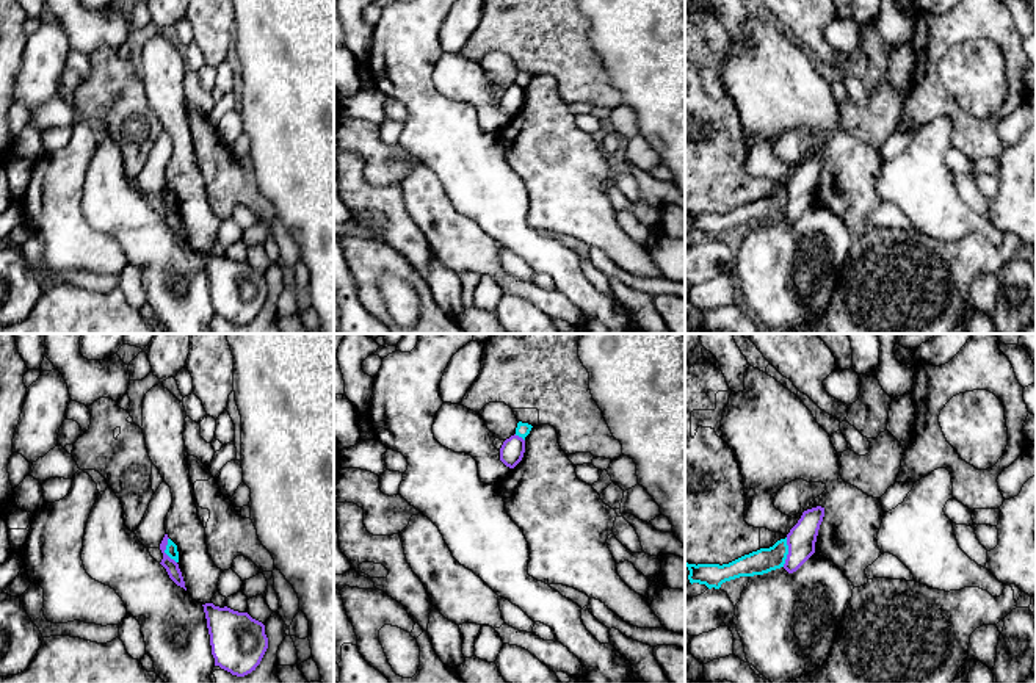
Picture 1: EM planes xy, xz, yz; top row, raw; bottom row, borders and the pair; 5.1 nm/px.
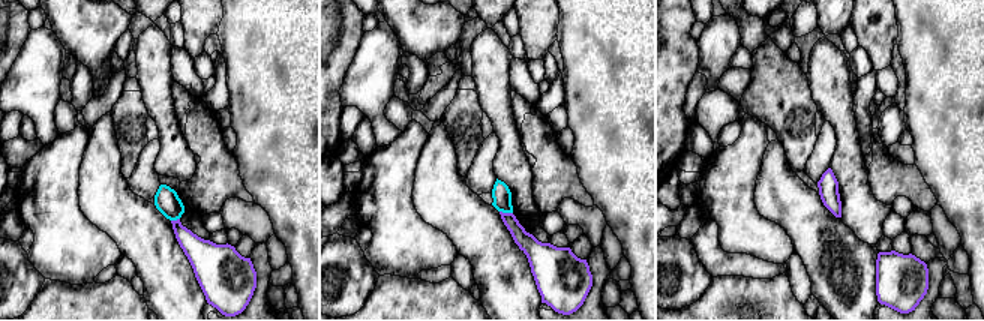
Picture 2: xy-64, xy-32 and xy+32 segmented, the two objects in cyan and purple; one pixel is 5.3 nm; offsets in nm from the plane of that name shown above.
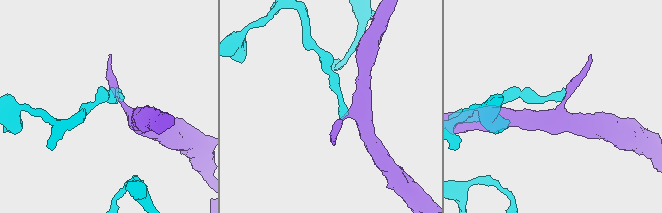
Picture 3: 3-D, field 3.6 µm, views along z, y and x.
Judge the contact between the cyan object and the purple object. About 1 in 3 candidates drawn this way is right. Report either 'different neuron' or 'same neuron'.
different neuron

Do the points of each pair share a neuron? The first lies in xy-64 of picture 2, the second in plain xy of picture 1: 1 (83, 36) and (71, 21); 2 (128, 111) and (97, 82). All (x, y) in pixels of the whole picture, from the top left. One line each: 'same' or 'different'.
1: same
2: same

